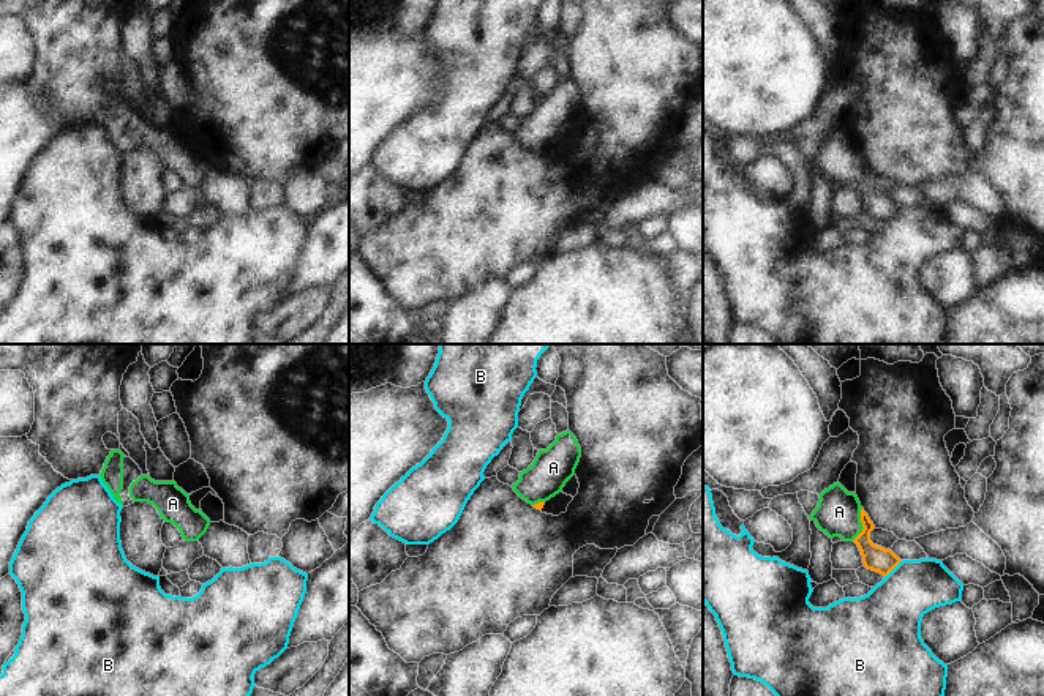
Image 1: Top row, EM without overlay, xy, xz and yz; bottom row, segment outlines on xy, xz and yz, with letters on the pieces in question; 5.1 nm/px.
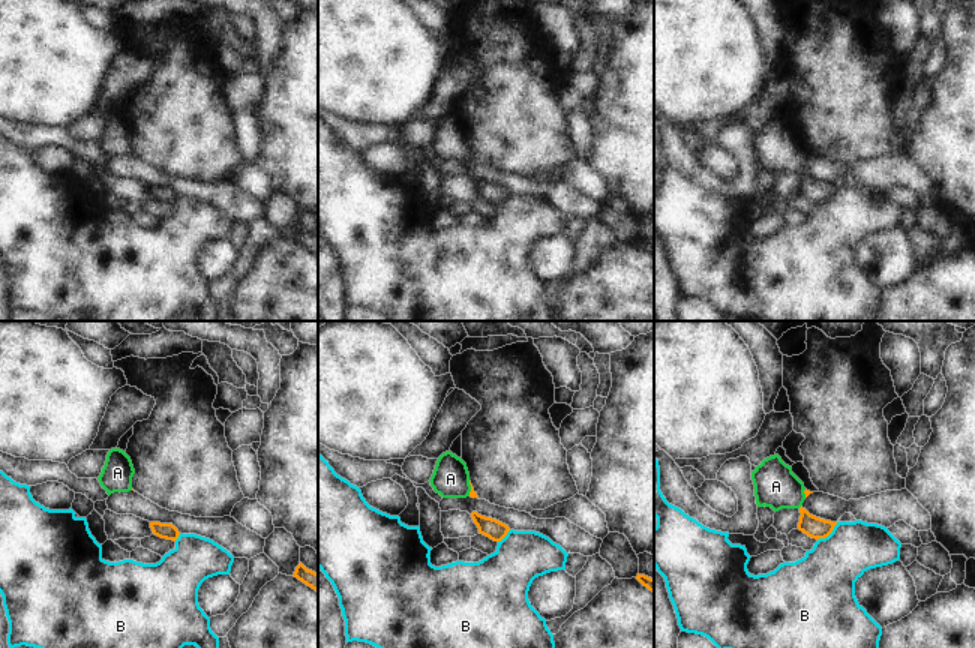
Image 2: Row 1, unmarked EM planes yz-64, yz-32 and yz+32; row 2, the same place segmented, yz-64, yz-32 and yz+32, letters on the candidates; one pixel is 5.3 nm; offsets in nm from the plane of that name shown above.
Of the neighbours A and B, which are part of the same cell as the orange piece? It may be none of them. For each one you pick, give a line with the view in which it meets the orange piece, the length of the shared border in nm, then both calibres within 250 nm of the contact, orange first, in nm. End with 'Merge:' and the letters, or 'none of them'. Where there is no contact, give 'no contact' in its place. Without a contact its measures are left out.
A: contact in yz; length 180 nm; calibres 130 and 220 nm
Merge: A

